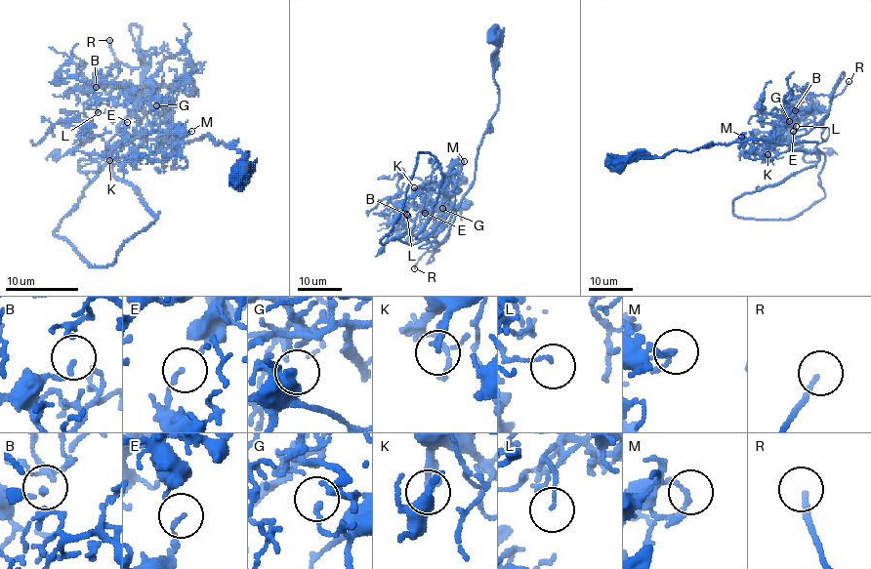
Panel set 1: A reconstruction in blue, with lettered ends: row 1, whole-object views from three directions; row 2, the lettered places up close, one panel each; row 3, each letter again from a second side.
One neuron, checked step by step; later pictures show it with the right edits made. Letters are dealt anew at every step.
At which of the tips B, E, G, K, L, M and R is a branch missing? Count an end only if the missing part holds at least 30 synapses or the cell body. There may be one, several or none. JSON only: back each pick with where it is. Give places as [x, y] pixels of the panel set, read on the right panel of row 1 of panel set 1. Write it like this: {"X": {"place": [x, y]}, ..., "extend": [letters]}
{"K": {"place": [767, 154]}, "R": {"place": [849, 81]}, "extend": ["K", "R"]}

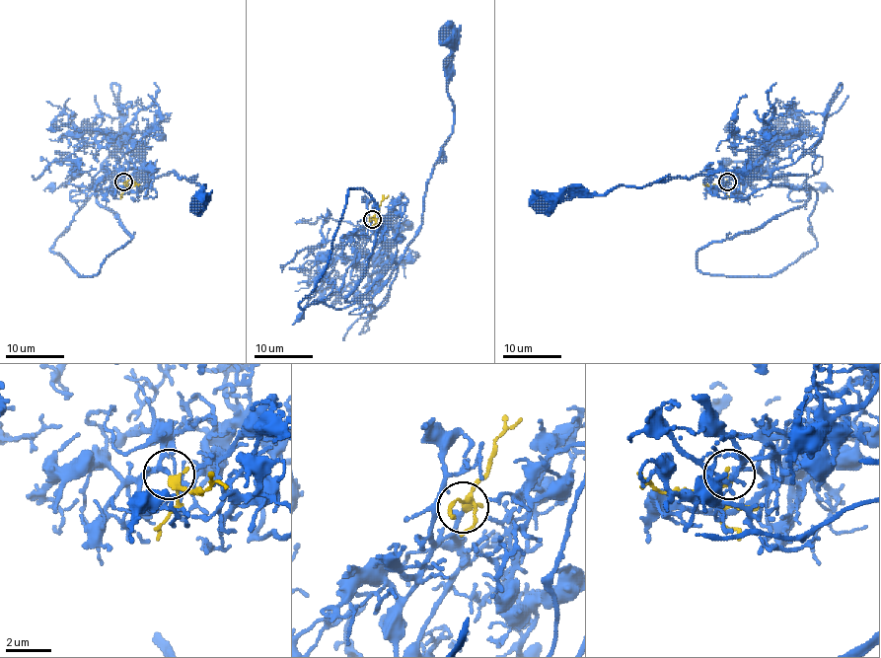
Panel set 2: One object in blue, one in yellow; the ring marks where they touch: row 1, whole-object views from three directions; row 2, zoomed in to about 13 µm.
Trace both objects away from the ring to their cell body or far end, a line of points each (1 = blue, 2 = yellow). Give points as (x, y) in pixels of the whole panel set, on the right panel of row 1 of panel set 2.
1: (726, 182), (739, 179), (713, 194), (747, 197), (771, 180), (732, 171), (544, 200)
2: (726, 182), (717, 185), (703, 184)

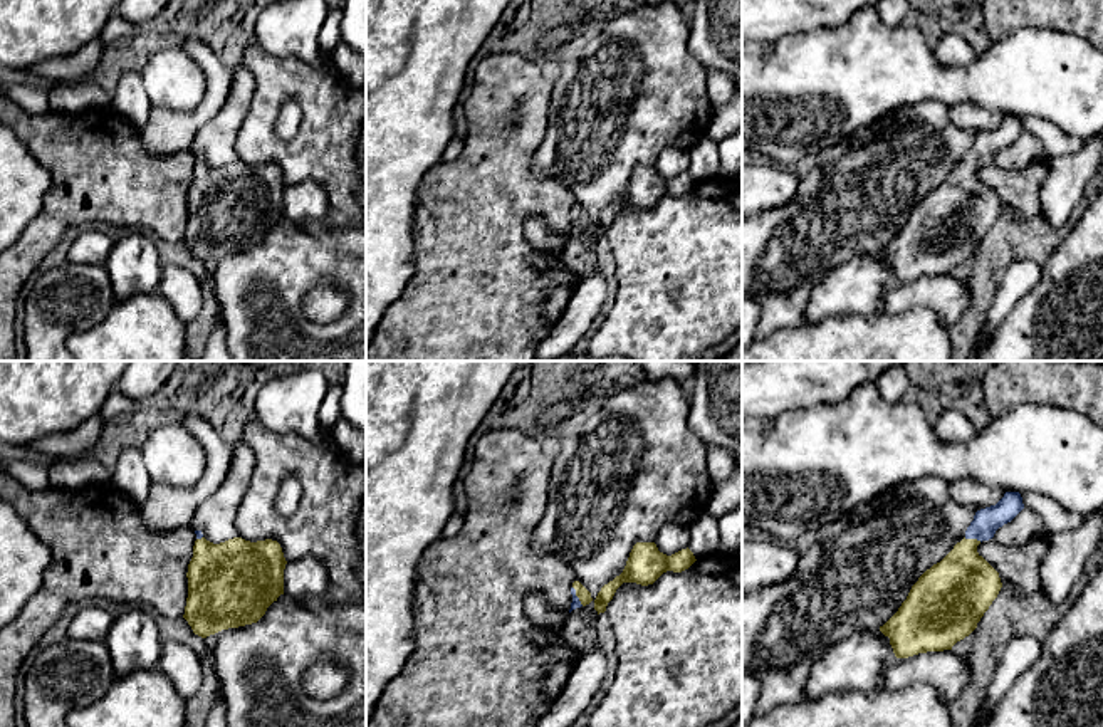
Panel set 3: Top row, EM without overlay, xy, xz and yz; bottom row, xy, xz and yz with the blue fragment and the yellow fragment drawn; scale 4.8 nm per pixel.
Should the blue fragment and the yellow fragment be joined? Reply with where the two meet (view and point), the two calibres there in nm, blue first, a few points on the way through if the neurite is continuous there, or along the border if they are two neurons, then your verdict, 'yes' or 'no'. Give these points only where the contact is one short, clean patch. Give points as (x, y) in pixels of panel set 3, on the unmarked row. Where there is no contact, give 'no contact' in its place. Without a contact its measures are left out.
contact yz (972, 162); calibres 130 and 320 nm; way yz (986, 145), (972, 162), (964, 177), (961, 212); yes

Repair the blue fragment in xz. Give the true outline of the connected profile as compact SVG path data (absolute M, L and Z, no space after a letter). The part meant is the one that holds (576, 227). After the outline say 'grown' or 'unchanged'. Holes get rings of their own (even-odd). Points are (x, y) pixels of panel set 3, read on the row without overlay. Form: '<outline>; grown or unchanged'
M579 205L572 207L571 218L572 218L572 227L569 237L593 225L591 217Z; grown

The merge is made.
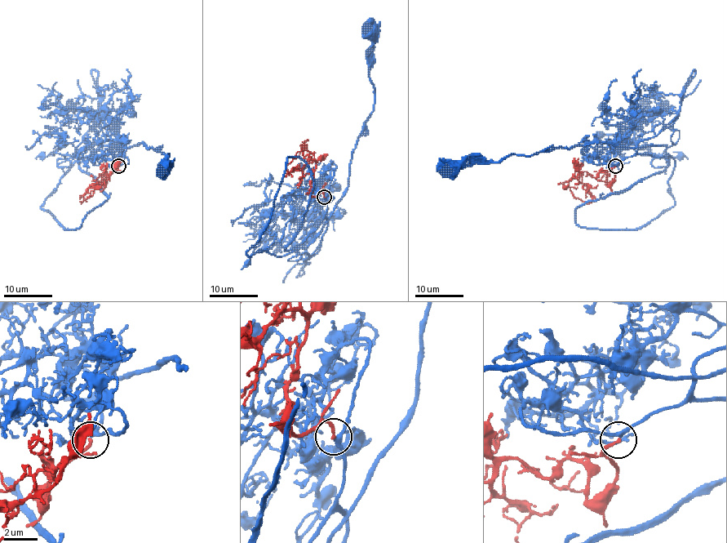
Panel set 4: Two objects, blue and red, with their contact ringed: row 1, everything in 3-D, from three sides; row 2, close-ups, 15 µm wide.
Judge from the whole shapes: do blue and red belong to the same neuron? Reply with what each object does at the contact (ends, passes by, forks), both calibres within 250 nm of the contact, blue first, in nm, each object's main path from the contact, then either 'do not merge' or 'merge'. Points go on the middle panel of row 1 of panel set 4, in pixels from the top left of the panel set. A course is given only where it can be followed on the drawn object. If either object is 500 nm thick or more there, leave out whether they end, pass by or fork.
blue forks; red ends; calibres 180 and 190 nm; course blue (324, 197), (327, 219), (347, 186), (351, 153), (373, 110), (374, 85), (367, 59), (372, 39), (367, 30); course red (324, 197), (321, 192), (312, 196), (310, 185), (315, 158), (309, 151), (297, 151), (285, 166); merge

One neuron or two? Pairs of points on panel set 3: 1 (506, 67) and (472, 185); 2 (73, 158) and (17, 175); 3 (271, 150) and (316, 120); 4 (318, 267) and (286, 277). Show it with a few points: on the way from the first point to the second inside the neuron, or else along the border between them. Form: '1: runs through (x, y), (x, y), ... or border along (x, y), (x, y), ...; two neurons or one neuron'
1: runs through (506, 96), (506, 121), (501, 128), (499, 156); one neuron
2: border along (17, 136), (51, 175), (51, 188), (42, 207); two neurons
3: runs through (282, 150), (291, 150), (309, 131); one neuron
4: runs through (309, 267), (294, 269); one neuron

